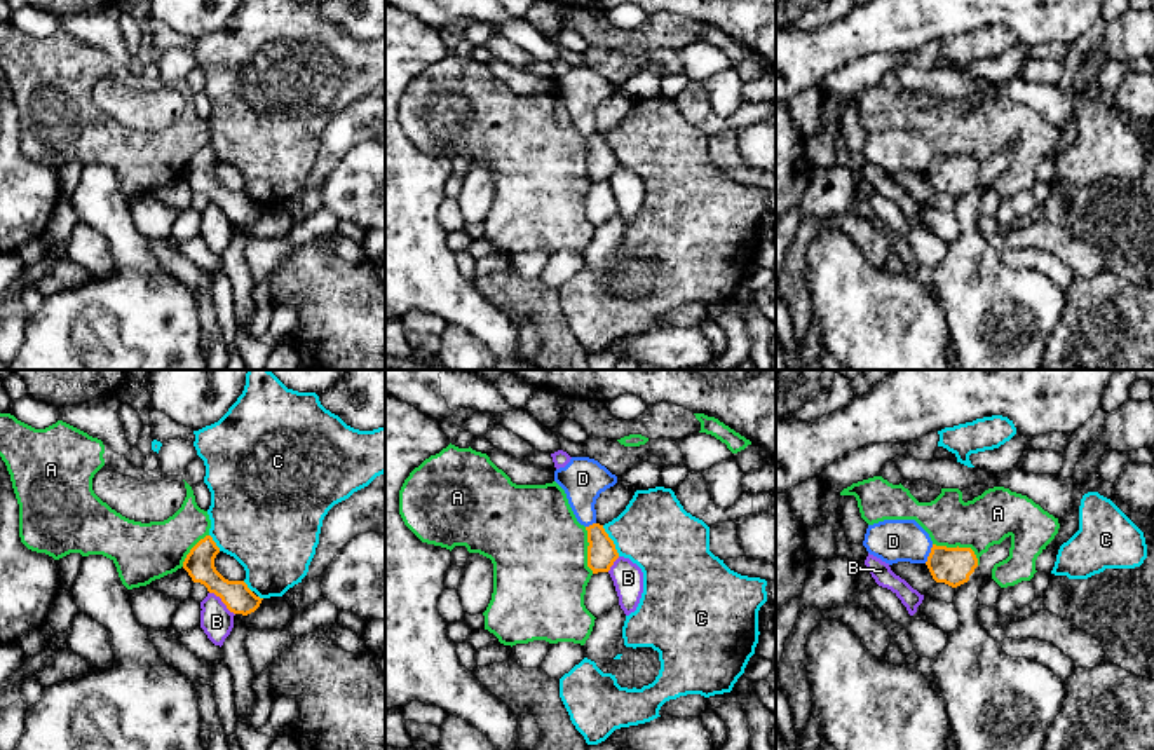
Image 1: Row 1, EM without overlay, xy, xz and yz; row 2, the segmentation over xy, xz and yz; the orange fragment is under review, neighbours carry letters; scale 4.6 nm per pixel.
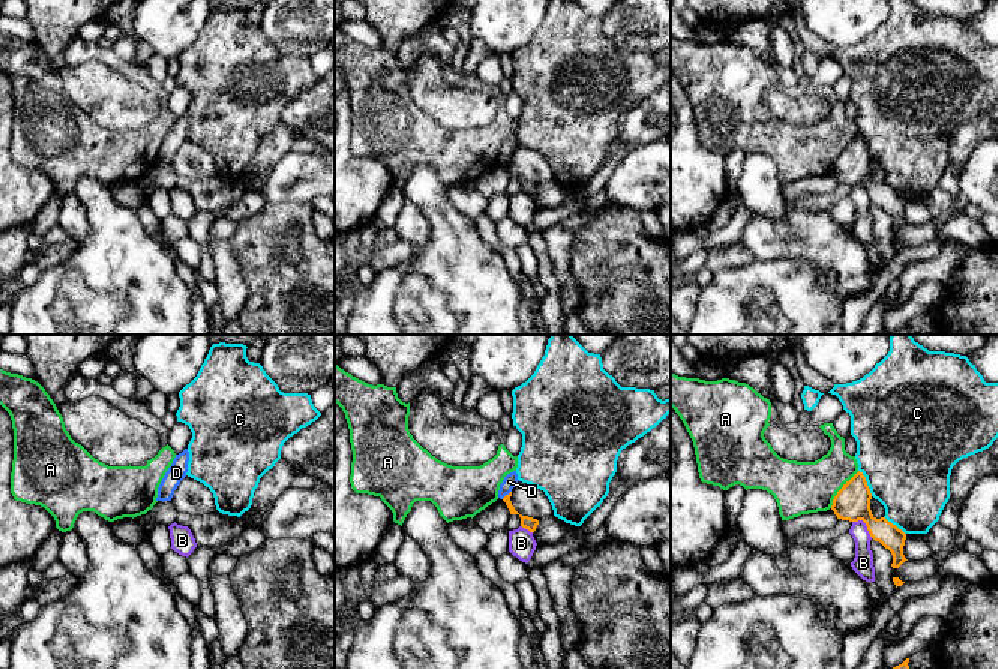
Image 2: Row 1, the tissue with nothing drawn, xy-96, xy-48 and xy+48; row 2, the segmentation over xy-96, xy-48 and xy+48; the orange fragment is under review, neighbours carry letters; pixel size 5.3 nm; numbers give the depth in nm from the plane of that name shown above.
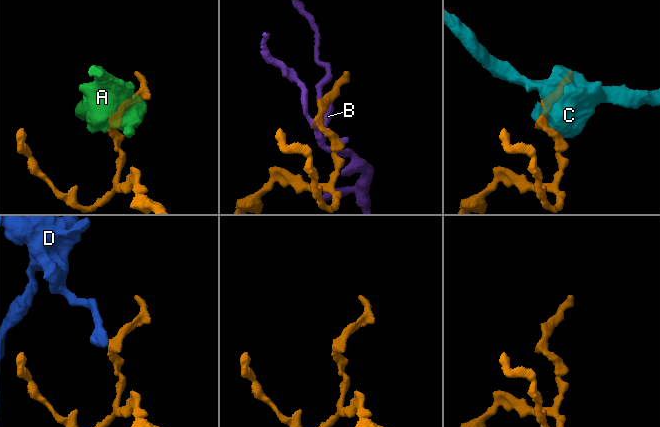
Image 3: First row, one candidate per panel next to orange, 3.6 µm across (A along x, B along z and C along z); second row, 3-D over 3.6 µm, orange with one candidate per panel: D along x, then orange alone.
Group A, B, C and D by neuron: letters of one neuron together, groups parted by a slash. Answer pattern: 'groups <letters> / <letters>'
groups A / B / C / D

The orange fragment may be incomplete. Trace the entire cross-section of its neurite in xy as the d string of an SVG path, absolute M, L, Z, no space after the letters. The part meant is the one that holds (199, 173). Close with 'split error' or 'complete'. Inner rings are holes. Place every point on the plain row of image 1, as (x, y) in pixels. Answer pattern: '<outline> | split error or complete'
M211 145L200 148L187 164L183 178L193 192L200 192L209 202L221 208L227 218L234 223L248 225L255 222L261 209L244 190L228 190L214 176L214 167L220 157Z | complete

